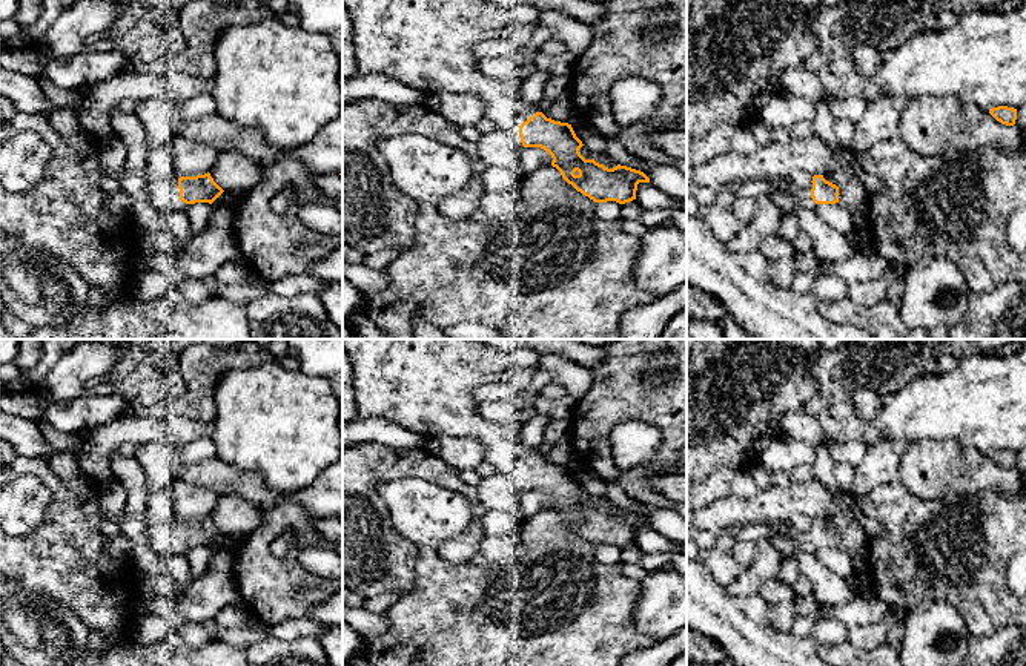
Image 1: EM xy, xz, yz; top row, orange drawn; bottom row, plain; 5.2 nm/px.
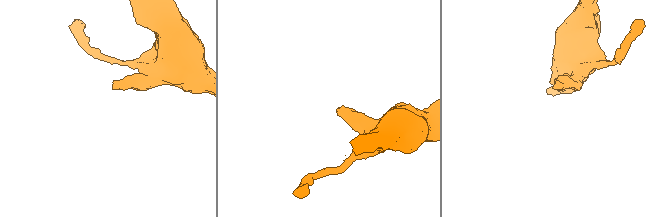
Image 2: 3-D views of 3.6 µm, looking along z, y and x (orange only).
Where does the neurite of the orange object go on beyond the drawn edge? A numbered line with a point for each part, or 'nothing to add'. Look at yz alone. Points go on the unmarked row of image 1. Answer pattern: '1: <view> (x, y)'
1: yz (802, 542)

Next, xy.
1: xy (160, 537)

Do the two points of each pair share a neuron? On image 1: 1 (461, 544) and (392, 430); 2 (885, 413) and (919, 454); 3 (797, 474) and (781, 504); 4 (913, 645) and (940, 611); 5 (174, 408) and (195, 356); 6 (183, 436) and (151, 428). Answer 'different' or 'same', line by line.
1: different
2: different
3: different
4: same
5: same
6: same

